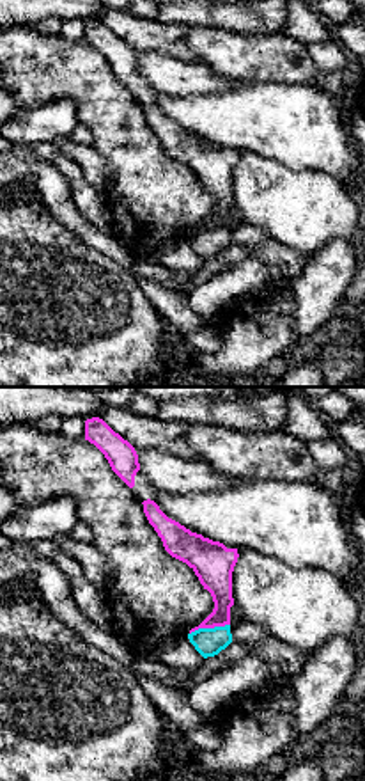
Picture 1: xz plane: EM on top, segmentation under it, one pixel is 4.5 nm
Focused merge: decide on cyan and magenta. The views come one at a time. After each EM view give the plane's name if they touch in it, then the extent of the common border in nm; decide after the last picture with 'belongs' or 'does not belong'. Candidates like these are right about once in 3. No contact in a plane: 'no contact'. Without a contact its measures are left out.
meets cyan in xz; contact 190 nm long

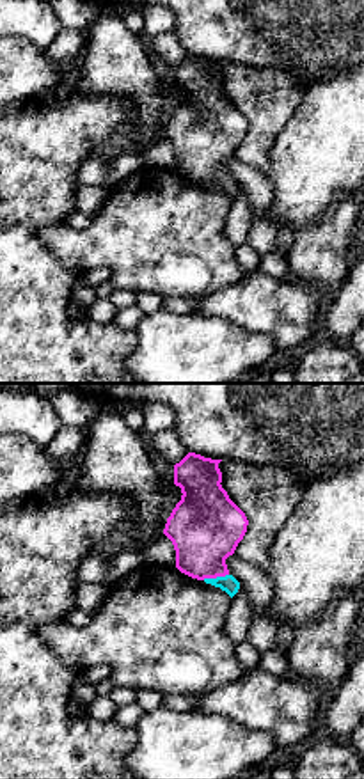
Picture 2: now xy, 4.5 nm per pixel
meets cyan in xy; contact 120 nm long

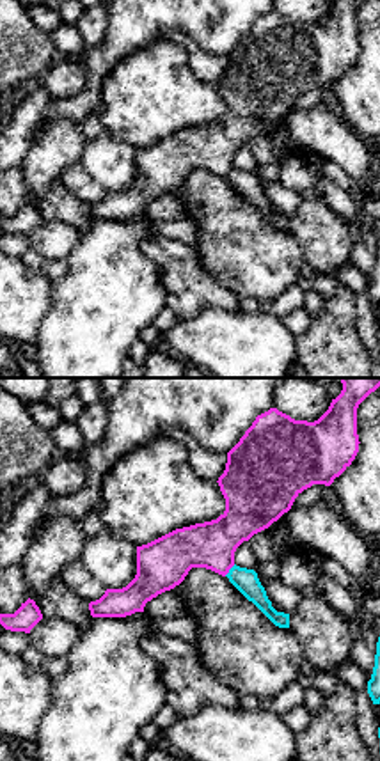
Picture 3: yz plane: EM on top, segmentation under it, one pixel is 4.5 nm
meets cyan in yz; contact 80 nm long

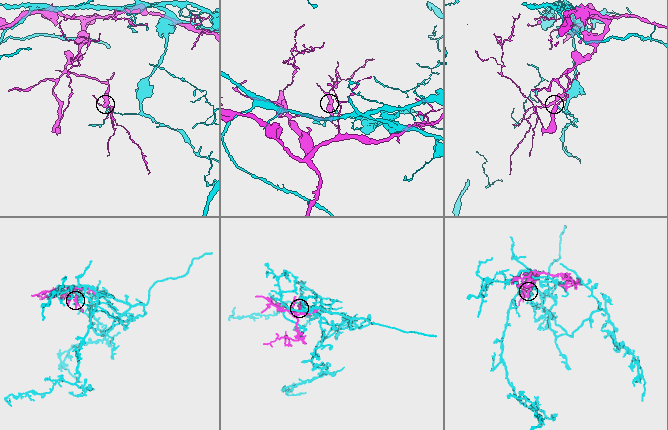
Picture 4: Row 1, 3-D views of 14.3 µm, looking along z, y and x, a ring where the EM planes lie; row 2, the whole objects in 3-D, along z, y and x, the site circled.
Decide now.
does not belong

